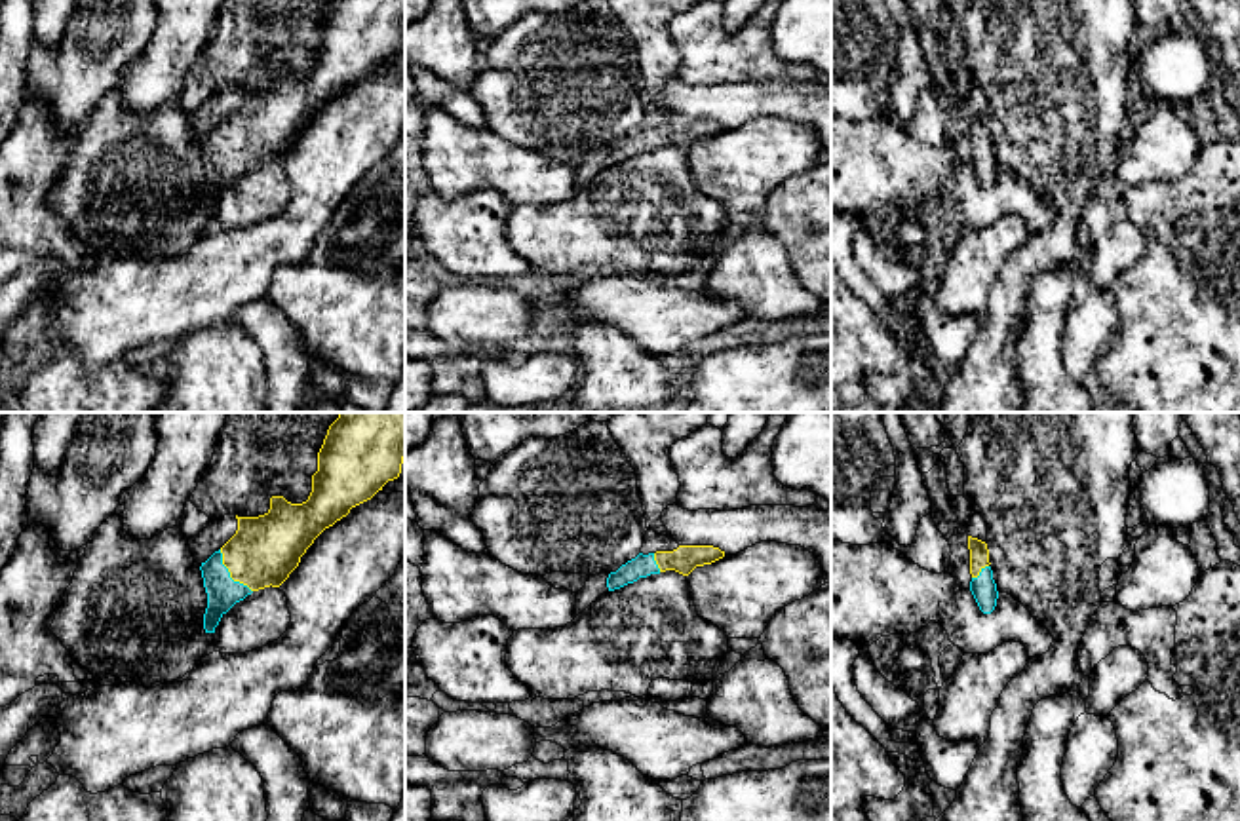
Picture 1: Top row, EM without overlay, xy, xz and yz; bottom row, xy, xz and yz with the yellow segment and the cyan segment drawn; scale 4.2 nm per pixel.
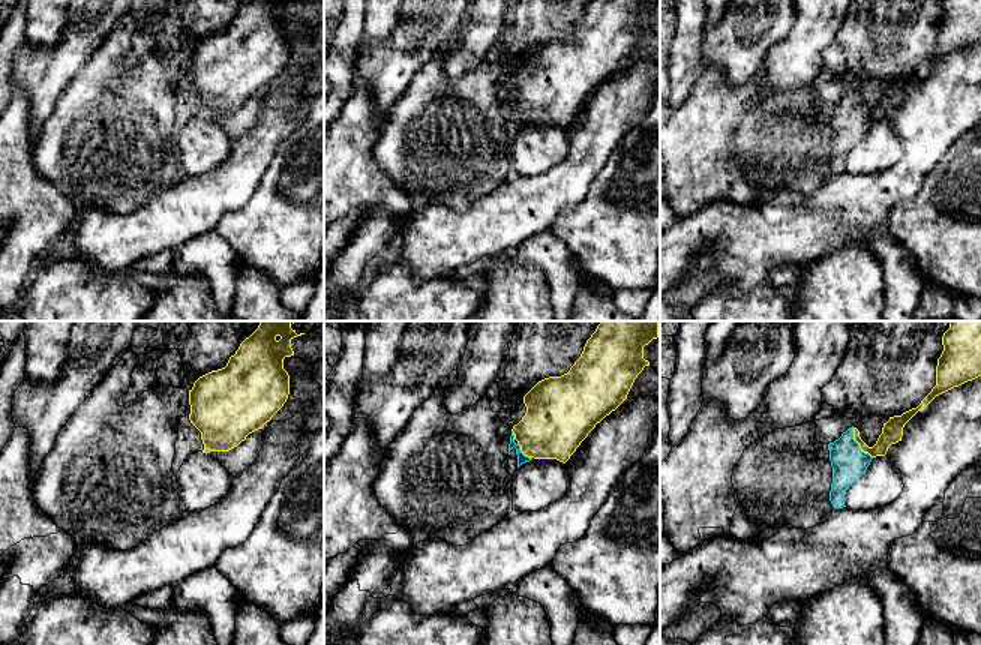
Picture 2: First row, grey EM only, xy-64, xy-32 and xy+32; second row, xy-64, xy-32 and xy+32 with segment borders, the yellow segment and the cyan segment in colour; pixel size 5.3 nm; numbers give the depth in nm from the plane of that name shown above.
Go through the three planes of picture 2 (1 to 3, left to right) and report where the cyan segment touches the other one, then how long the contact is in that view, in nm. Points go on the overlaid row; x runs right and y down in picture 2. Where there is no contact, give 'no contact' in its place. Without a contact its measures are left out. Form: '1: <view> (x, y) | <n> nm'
1: no contact
2: xy-32 (522, 452) | 120 nm
3: xy+32 (858, 443) | 200 nm

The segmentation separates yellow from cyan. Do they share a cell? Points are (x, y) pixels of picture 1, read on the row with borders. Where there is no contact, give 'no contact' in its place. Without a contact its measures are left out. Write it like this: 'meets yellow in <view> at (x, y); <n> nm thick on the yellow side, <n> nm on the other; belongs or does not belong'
meets yellow in xy at (231, 574); 300 nm thick on the yellow side, 140 nm on the other; belongs

